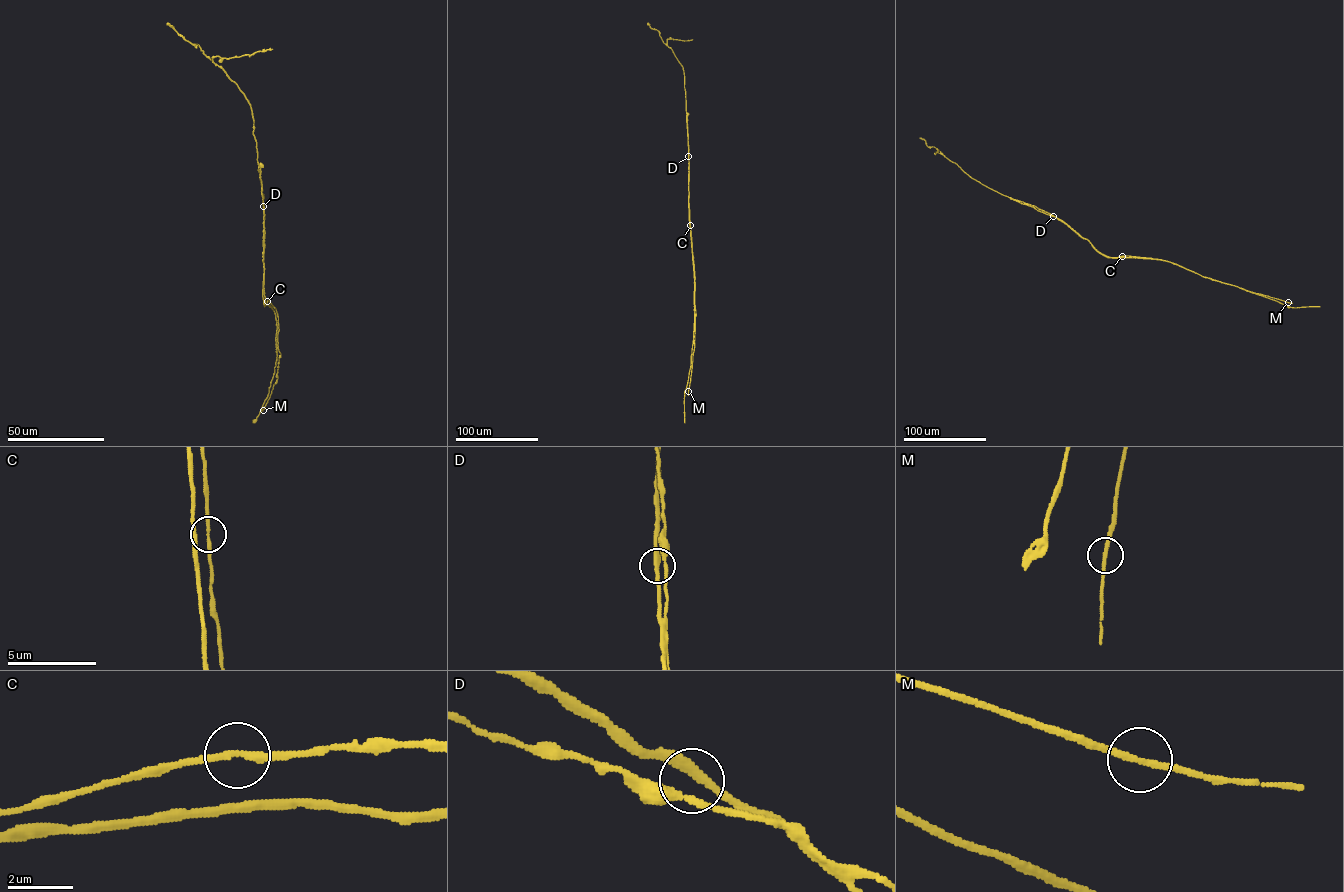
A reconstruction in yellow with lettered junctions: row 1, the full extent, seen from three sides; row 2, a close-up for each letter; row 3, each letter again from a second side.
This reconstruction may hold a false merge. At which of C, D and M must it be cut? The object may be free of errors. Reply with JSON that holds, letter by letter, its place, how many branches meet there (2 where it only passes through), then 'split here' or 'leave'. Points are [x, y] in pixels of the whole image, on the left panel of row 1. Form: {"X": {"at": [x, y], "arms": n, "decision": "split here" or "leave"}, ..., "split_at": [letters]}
{"C": {"at": [267, 301], "arms": 2, "decision": "leave"}, "D": {"at": [263, 206], "arms": 2, "decision": "leave"}, "M": {"at": [263, 410], "arms": 2, "decision": "leave"}, "split_at": []}

